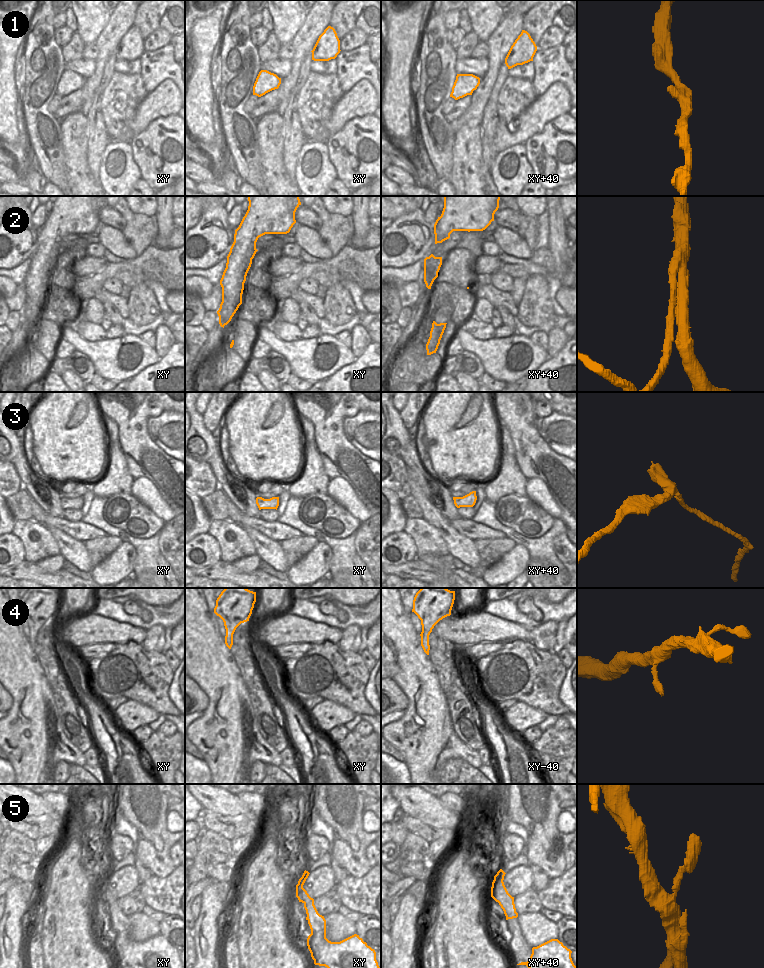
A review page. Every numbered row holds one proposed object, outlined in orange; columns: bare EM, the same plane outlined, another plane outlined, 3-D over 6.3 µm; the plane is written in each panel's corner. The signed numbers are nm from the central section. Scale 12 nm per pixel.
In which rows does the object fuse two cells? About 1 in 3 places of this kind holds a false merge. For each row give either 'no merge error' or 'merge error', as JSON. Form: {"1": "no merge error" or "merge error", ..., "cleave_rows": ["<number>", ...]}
{"1": "no merge error", "2": "no merge error", "3": "no merge error", "4": "no merge error", "5": "no merge error", "cleave_rows": []}

